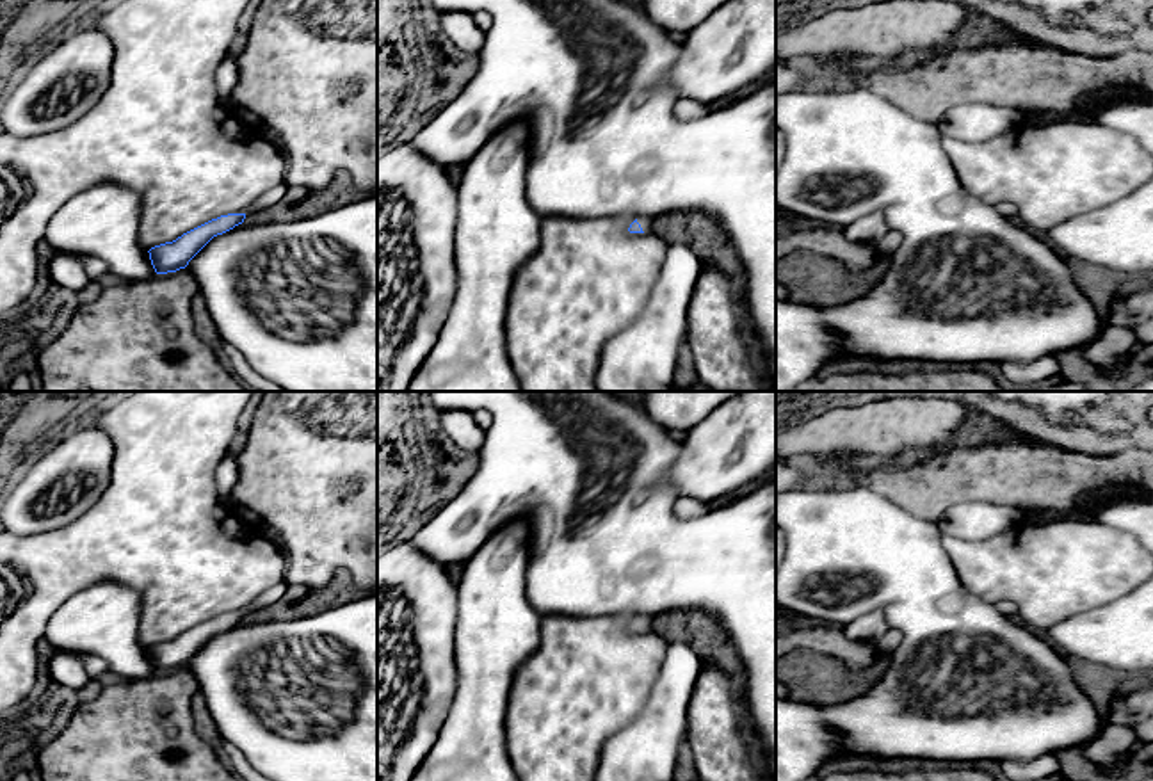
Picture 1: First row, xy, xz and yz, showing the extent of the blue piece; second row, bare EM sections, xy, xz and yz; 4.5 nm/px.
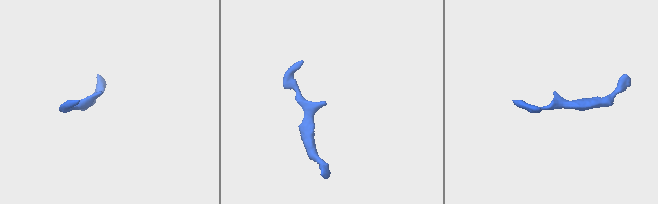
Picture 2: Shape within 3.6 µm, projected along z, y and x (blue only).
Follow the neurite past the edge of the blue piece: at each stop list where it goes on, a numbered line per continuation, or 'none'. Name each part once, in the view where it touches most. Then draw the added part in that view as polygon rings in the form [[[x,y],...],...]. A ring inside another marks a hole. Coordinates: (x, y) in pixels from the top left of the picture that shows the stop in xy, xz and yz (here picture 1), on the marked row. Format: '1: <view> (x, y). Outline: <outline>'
1: xz (650, 225). Outline: [[[639,217],[637,222],[641,224],[644,235],[655,235],[658,229],[660,217]]]

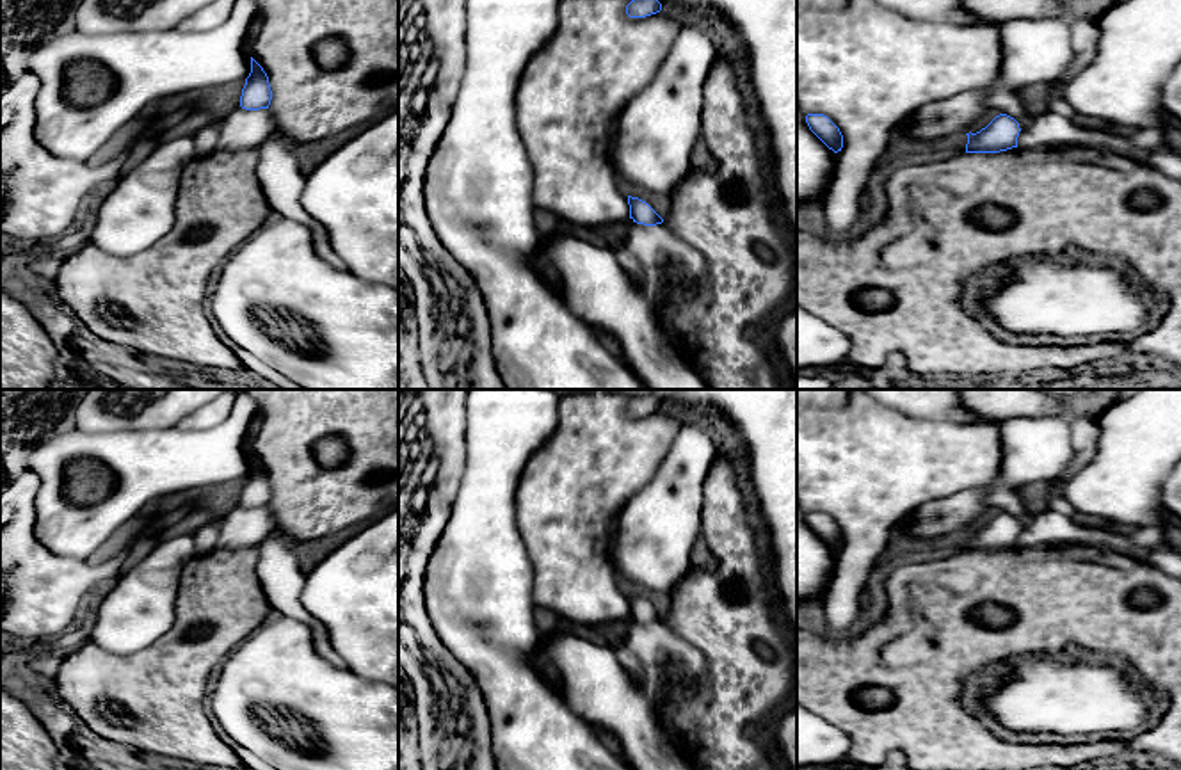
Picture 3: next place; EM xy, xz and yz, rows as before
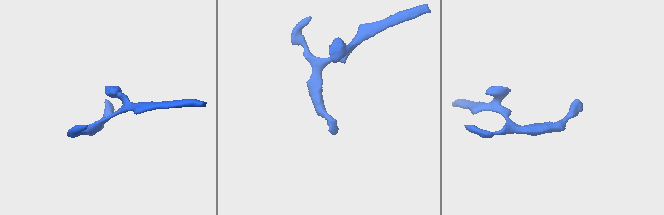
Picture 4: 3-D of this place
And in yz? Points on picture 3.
none

